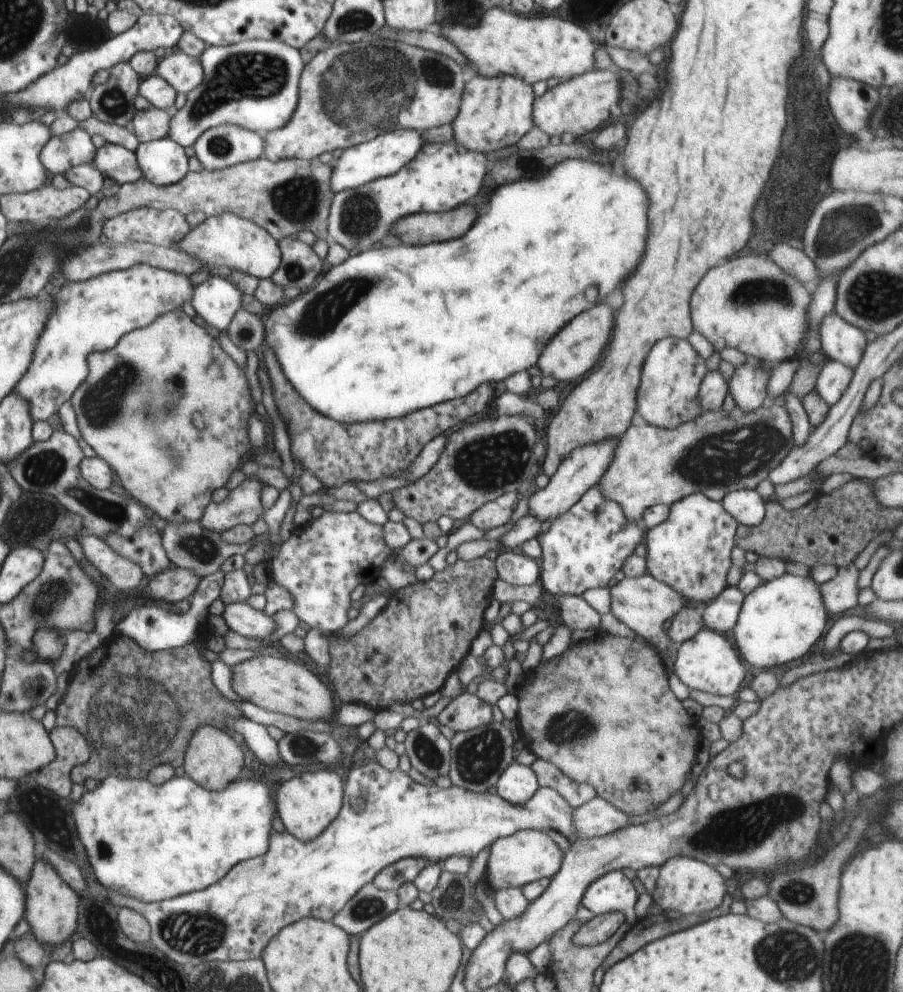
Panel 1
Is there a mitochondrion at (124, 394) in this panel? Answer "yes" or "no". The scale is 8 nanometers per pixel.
yes

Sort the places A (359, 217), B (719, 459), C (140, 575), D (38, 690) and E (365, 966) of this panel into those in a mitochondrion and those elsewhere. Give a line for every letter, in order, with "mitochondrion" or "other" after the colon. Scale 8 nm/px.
A: mitochondrion
B: mitochondrion
C: other
D: other
E: other

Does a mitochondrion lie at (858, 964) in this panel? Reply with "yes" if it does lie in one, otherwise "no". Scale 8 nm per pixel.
yes

